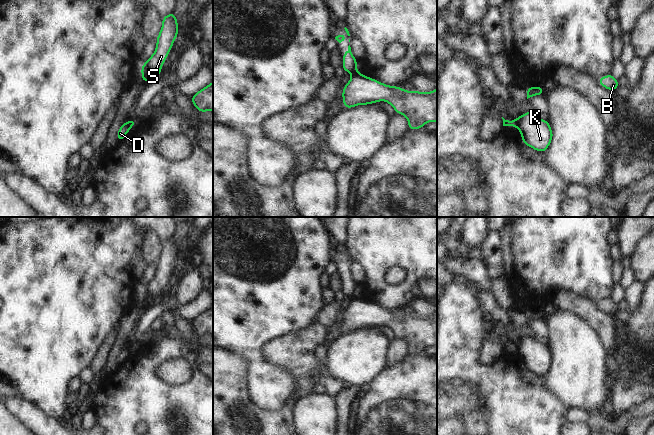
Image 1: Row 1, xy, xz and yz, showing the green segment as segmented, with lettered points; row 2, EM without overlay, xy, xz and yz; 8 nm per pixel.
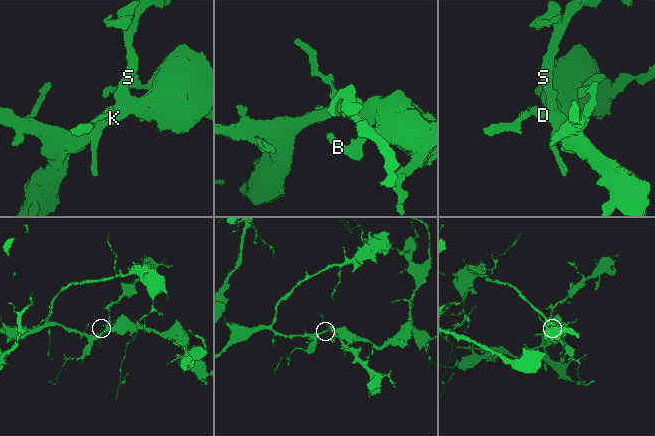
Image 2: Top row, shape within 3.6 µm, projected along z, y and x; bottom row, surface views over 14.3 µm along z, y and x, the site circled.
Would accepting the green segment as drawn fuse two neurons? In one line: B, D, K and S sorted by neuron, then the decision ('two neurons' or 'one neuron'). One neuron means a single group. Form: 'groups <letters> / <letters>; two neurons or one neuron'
groups B K S / D; two neurons

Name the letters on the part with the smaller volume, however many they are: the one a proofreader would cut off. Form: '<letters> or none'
D

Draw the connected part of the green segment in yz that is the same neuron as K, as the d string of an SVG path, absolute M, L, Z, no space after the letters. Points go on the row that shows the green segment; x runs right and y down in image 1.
M530 111L515 118L514 122L515 127L521 133L524 145L538 152L545 152L548 149L553 139L549 120L542 120L536 112Z

